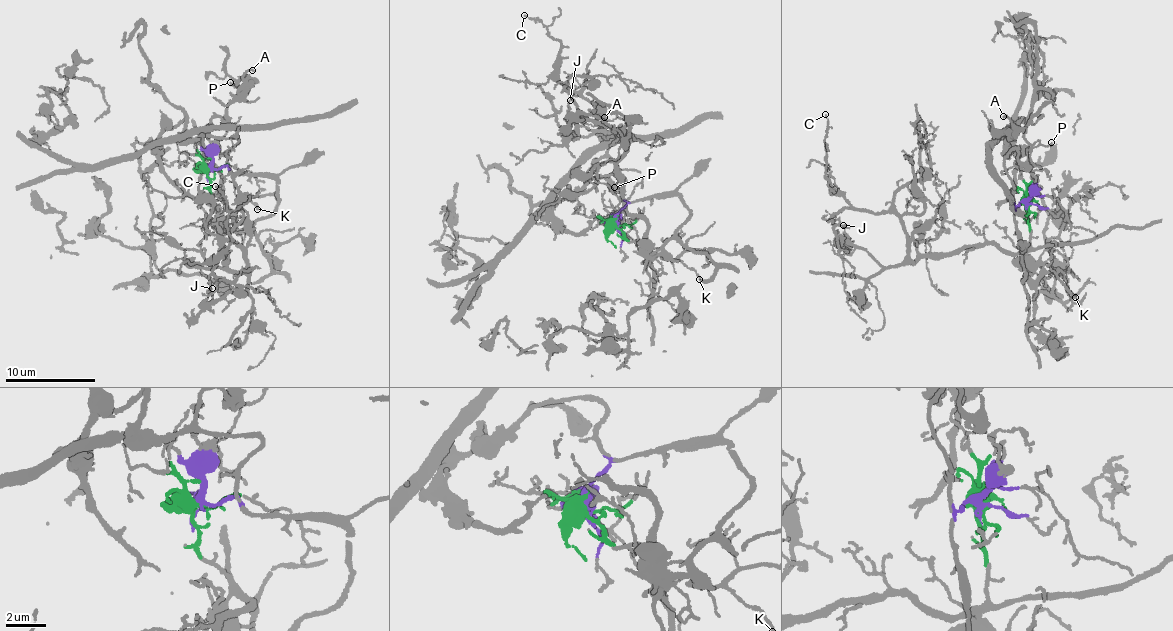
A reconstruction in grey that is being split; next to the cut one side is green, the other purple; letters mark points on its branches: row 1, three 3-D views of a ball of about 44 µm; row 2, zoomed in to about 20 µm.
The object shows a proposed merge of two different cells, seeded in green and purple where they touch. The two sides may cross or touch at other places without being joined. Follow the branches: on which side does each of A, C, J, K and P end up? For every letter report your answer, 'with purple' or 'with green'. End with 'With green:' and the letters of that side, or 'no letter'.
A: with purple
C: with green
J: with green
K: with purple
P: with purple
With green: C, J

